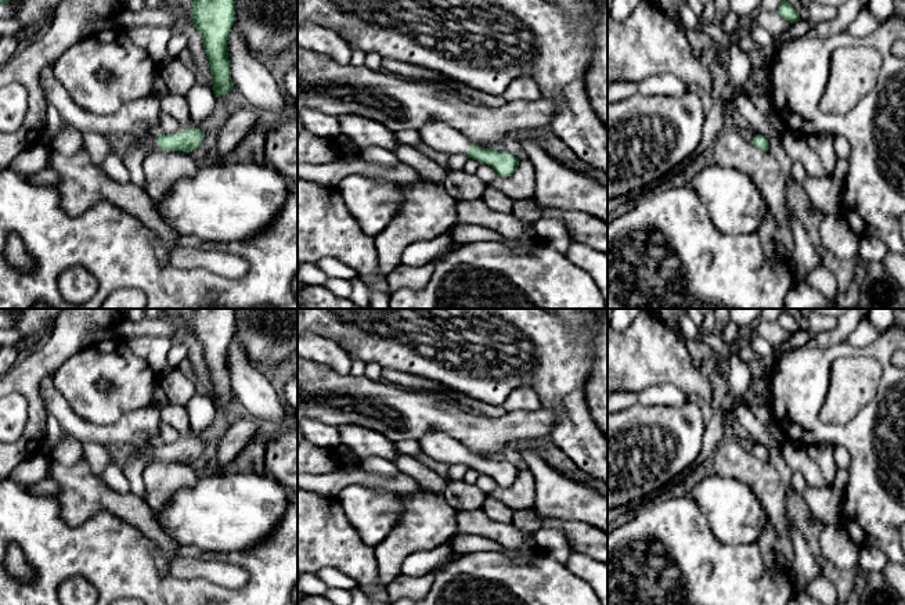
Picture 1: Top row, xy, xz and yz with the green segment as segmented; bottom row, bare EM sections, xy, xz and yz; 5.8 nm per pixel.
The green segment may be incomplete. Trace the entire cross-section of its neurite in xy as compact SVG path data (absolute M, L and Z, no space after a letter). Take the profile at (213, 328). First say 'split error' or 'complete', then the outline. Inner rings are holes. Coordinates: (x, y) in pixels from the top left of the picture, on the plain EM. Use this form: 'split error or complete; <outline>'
complete; M195 309L192 336L203 350L216 407L234 400L227 350L235 331L235 309Z

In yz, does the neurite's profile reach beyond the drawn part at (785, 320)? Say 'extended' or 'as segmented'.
as segmented

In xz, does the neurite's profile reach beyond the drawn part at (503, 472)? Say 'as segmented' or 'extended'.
extended

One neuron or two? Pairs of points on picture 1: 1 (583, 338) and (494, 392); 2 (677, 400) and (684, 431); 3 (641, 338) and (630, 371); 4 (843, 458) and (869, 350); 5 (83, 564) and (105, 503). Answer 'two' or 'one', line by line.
1: one
2: two
3: one
4: two
5: two

